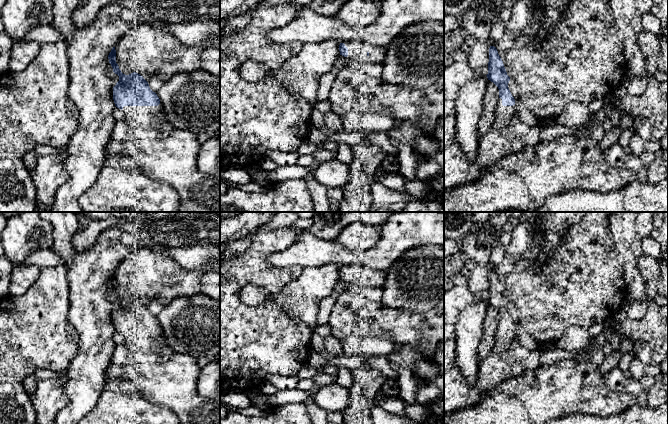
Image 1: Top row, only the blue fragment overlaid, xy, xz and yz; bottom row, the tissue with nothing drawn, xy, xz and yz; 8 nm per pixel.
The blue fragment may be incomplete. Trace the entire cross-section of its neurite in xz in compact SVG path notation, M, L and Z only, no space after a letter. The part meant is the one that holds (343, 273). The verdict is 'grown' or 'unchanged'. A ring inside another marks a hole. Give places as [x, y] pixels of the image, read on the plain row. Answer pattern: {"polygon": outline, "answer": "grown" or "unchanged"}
{"polygon": "M361 264L339 267L340 279L350 285L350 290L361 292L368 287L383 288L386 284L386 273L372 270Z", "answer": "grown"}

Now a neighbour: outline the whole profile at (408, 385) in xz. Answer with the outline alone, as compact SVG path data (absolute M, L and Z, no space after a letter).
M401 369L396 382L406 404L413 405L417 403L419 383L413 377L413 372L407 369Z

